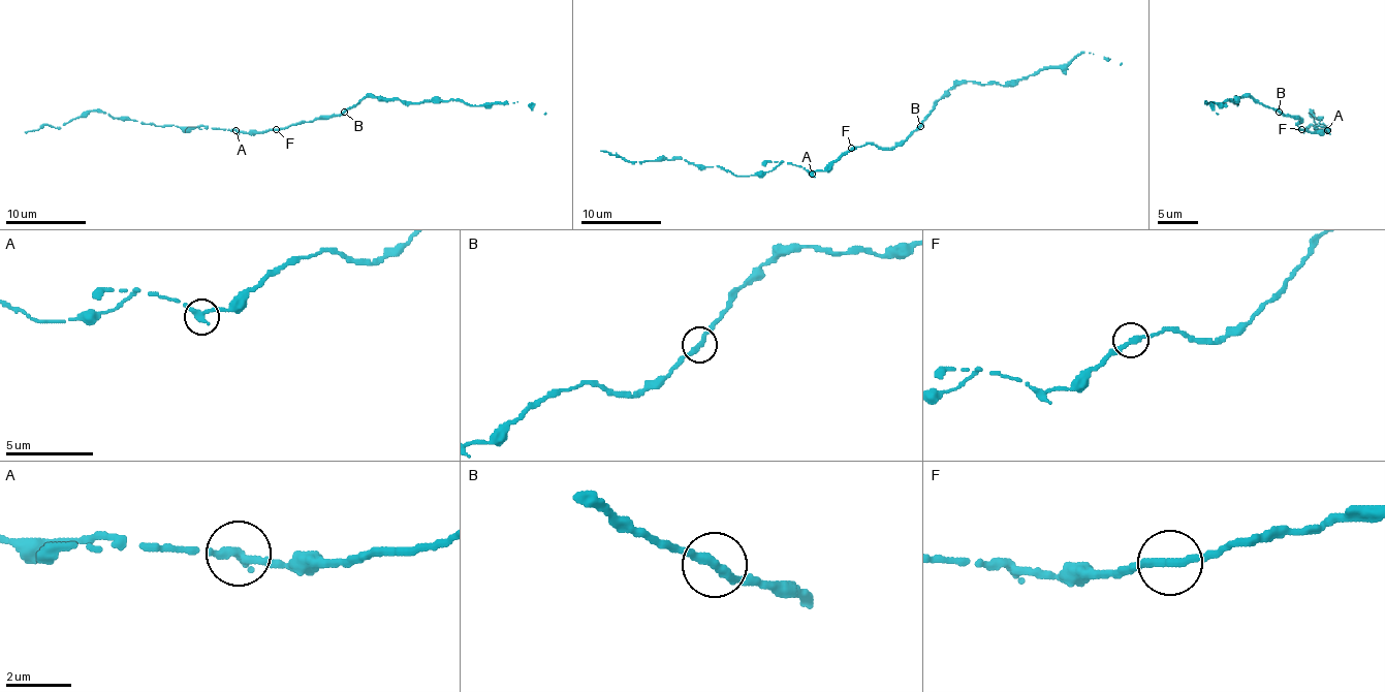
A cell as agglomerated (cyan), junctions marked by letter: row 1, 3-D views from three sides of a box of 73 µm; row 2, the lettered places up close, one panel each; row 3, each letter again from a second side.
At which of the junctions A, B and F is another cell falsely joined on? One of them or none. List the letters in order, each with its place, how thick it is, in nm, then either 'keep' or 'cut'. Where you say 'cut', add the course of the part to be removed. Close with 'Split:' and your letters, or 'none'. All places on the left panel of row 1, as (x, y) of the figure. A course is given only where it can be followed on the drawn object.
A: at (235, 130); 300 nm thick; cut; foreign part runs (235, 129), (143, 123), (102, 112), (84, 112), (60, 127), (48, 125), (25, 133)
B: at (344, 112); 280 nm thick; keep
F: at (276, 129); 280 nm thick; keep
Split: A

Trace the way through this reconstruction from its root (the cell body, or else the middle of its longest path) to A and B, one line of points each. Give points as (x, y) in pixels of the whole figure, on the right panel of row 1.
A: (1297, 125), (1301, 129), (1323, 133), (1327, 129)
B: (1297, 125), (1301, 119), (1279, 112)

